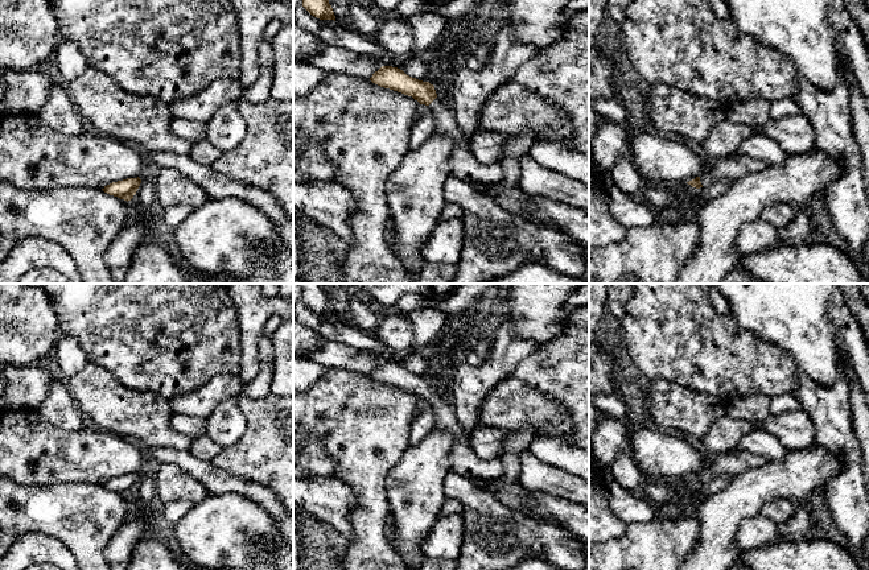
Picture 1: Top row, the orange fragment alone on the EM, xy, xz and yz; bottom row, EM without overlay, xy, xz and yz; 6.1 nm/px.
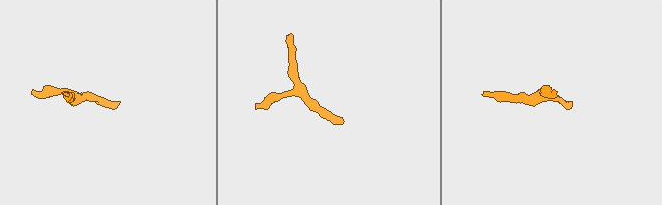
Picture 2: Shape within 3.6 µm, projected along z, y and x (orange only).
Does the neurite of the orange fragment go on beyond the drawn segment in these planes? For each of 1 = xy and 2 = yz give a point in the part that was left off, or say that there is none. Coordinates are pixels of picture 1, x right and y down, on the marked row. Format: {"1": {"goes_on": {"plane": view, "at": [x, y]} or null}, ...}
{"1": {"goes_on": null}, "2": {"goes_on": {"plane": "yz", "at": [736, 166]}}}

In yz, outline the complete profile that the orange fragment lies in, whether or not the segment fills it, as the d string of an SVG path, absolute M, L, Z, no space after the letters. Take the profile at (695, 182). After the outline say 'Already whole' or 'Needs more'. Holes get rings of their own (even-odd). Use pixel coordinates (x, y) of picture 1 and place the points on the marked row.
M741 154L718 158L712 161L712 166L705 169L700 177L687 182L692 187L708 187L716 182L734 182L750 173L761 173L766 164L761 160L750 158Z. Needs more

